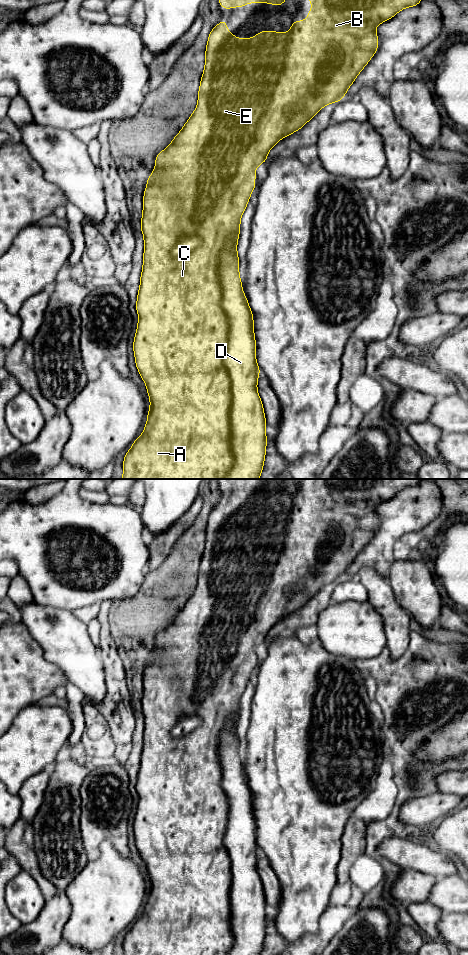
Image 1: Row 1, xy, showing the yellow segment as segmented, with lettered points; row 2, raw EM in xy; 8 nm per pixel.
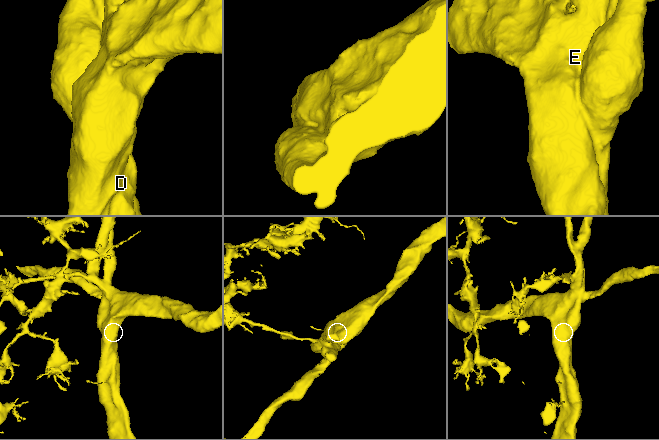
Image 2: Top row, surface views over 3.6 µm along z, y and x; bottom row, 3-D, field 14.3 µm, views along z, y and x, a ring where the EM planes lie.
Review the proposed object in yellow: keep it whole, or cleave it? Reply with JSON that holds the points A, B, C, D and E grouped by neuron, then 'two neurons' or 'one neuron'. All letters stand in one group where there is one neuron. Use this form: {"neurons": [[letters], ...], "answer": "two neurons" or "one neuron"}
{"neurons": [["A", "B", "C", "E"], ["D"]], "answer": "two neurons"}

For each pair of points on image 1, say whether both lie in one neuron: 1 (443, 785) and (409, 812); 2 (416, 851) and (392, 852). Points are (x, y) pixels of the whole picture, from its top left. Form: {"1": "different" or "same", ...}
{"1": "different", "2": "same"}

